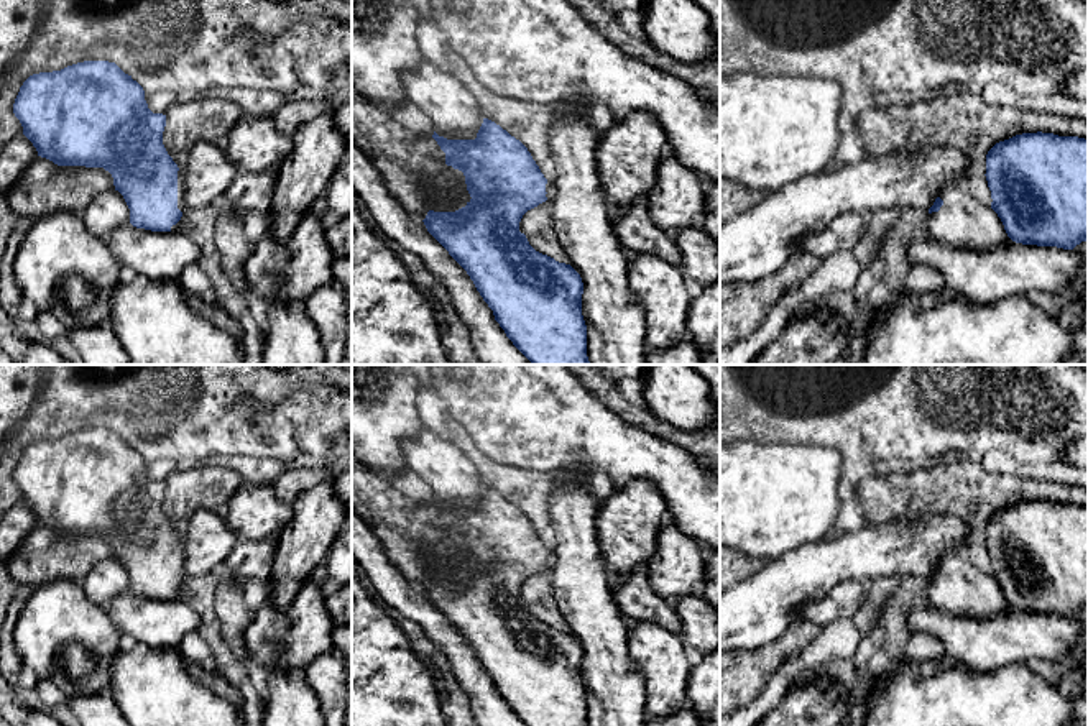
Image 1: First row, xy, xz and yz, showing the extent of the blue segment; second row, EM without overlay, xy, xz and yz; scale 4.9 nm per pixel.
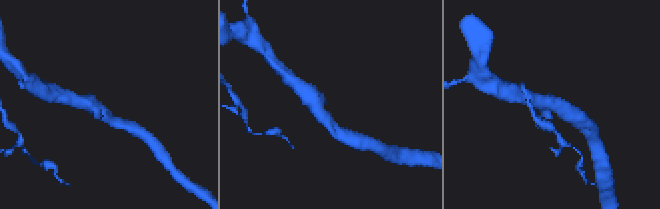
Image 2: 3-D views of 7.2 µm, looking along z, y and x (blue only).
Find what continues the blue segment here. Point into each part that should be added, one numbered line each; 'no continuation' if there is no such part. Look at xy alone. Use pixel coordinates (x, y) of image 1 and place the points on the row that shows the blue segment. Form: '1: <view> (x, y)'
1: xy (181, 179)

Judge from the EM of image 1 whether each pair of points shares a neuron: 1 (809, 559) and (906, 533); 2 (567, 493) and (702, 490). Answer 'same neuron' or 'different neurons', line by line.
1: same neuron
2: different neurons

